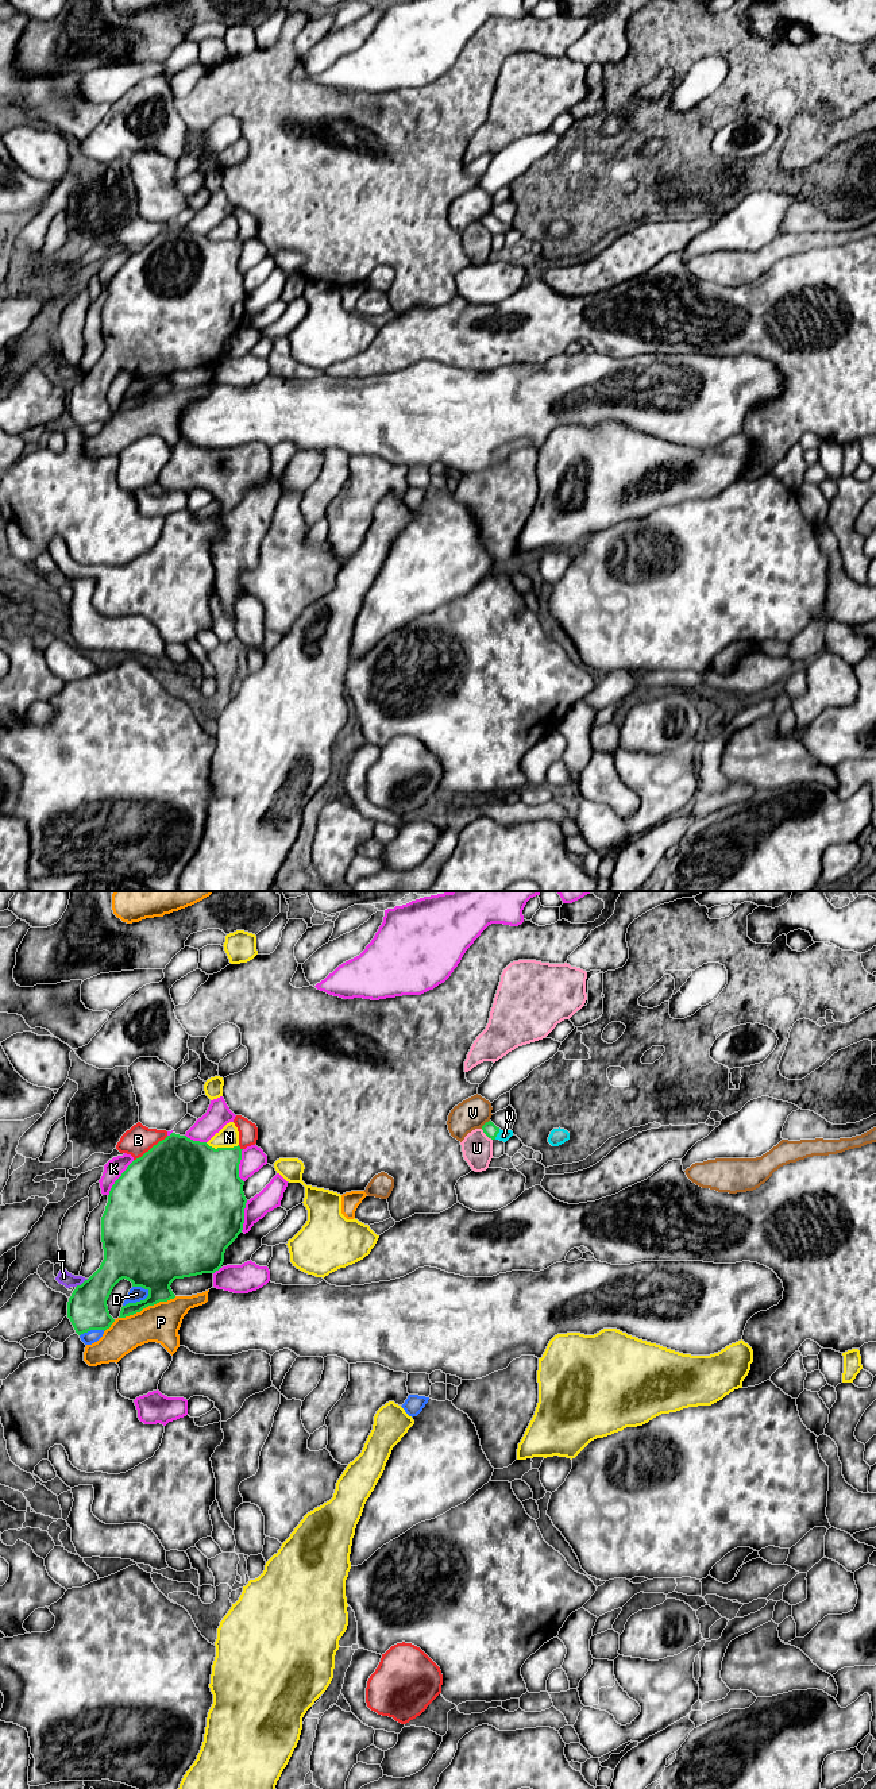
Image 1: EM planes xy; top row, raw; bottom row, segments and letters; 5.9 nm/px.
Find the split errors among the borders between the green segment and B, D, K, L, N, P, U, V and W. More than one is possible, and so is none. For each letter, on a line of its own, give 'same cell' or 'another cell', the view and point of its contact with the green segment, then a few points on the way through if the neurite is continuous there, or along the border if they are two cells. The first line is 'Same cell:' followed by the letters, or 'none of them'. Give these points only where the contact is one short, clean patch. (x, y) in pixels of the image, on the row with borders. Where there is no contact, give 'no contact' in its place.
Same cell: W
B: another cell | xy (151, 1148)
D: another cell | xy (138, 1302)
K: another cell | xy (119, 1178)
L: another cell | xy (83, 1283)
N: another cell | xy (222, 1148)
P: another cell | xy (147, 1306)
U: another cell | xy (486, 1134) | along xy (481, 1129), (491, 1140)
V: another cell | xy (485, 1124)
W: same cell | xy (497, 1133) | across xy (489, 1128), (497, 1133), (504, 1136)

